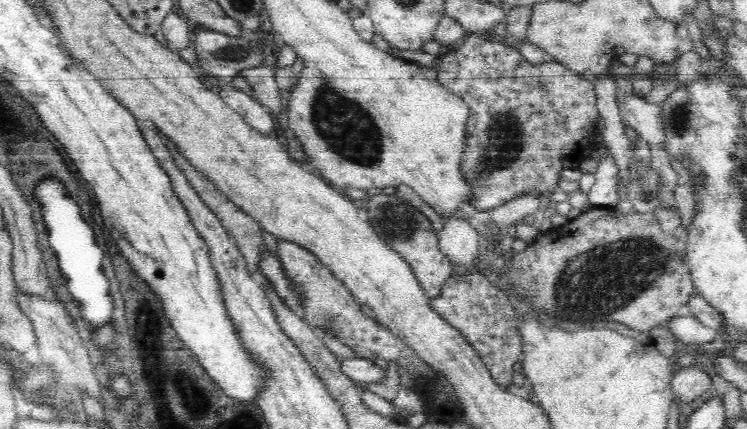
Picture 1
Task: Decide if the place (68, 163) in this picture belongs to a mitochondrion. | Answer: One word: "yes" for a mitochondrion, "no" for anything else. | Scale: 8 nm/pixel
no

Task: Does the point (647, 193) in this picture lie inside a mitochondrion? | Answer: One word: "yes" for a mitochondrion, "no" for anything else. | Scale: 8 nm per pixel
yes

